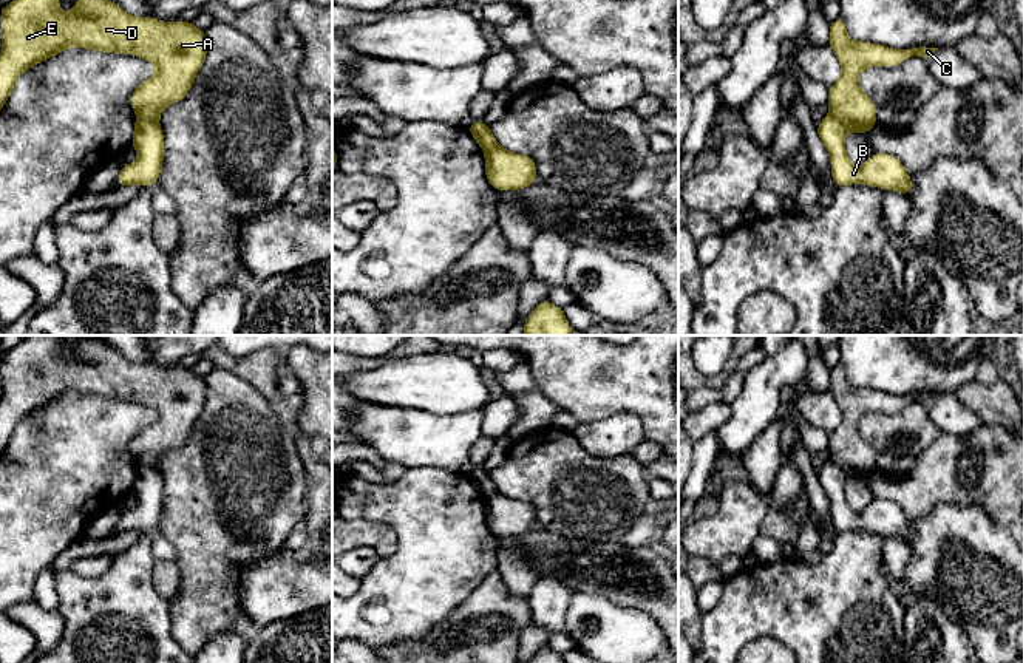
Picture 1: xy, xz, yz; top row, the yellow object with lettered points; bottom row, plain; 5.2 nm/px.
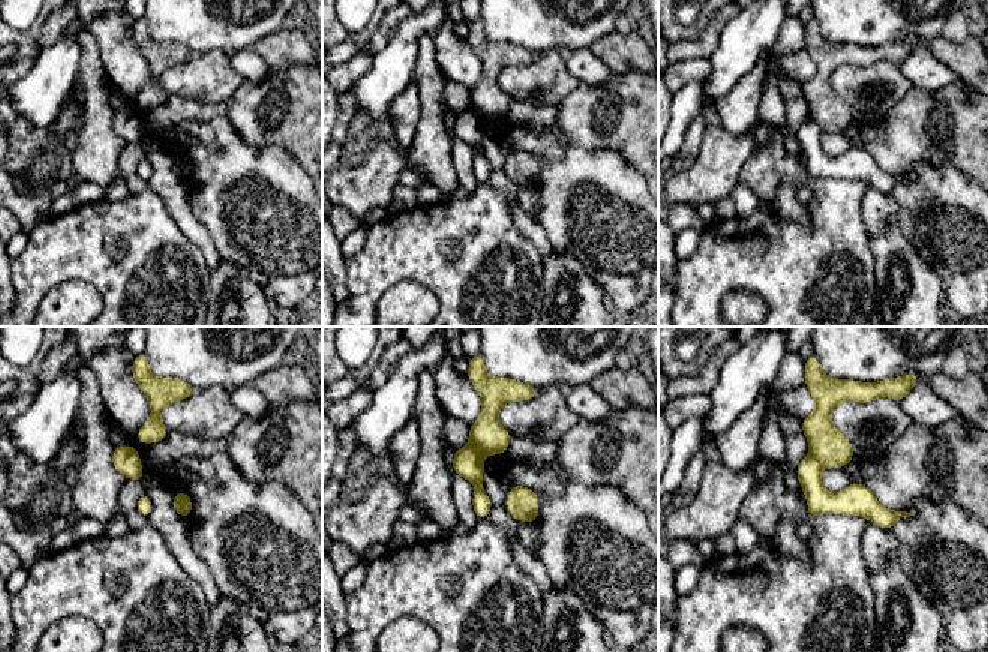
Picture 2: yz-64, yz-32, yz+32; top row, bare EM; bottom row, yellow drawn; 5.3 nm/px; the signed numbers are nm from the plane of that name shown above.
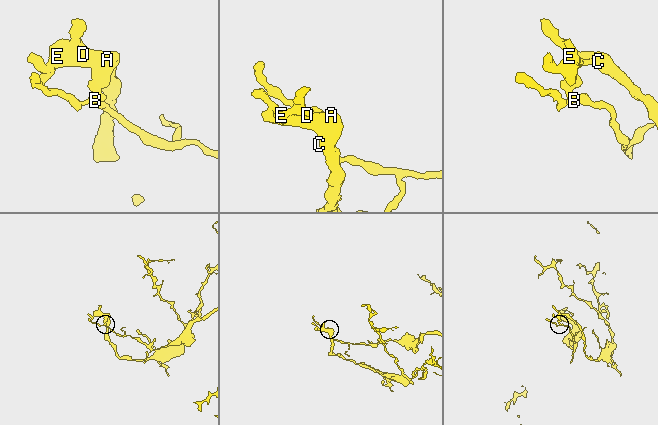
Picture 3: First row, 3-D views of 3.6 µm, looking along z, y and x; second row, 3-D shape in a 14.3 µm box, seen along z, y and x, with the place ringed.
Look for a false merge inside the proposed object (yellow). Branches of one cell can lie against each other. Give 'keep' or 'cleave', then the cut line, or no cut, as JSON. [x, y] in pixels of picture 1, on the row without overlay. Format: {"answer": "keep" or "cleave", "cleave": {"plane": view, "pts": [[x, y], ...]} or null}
{"answer": "cleave", "cleave": {"plane": "yz", "pts": [[830, 458], [847, 478]]}}

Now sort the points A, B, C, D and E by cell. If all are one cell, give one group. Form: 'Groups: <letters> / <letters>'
Groups: A C D E / B

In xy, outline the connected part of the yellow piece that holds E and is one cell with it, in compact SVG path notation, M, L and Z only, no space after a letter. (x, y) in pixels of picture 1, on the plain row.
M25 335L0 360L0 456L6 450L17 425L42 406L77 393L105 399L136 400L156 413L156 420L144 427L131 440L131 453L139 464L158 471L159 459L184 445L202 413L207 399L204 376L190 368L164 369L153 363L131 363L99 337L82 338L71 359L57 355L60 342L56 335Z

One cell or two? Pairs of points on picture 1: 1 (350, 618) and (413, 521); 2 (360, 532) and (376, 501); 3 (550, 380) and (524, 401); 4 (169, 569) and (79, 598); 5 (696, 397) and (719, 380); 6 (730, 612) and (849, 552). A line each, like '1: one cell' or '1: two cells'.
1: one cell
2: two cells
3: two cells
4: two cells
5: two cells
6: one cell

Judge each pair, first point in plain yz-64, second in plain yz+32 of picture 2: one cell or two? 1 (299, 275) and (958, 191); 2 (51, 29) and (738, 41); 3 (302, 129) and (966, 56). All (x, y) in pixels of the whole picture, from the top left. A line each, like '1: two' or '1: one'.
1: one
2: two
3: two

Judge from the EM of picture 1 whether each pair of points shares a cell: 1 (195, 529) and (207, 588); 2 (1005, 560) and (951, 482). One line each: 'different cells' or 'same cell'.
1: same cell
2: different cells

